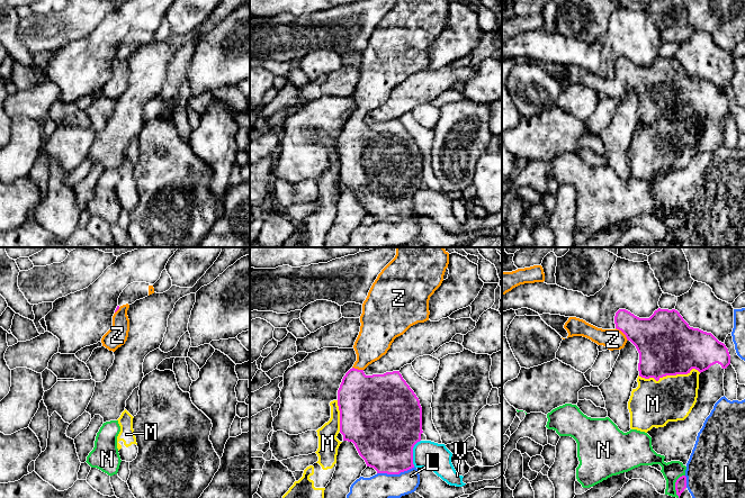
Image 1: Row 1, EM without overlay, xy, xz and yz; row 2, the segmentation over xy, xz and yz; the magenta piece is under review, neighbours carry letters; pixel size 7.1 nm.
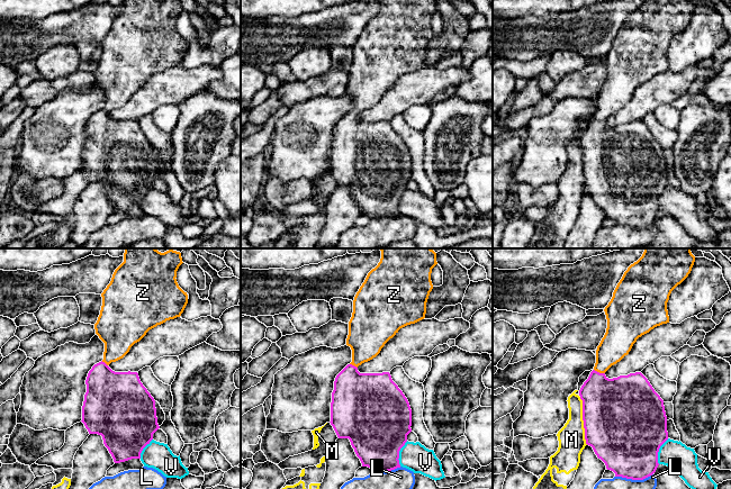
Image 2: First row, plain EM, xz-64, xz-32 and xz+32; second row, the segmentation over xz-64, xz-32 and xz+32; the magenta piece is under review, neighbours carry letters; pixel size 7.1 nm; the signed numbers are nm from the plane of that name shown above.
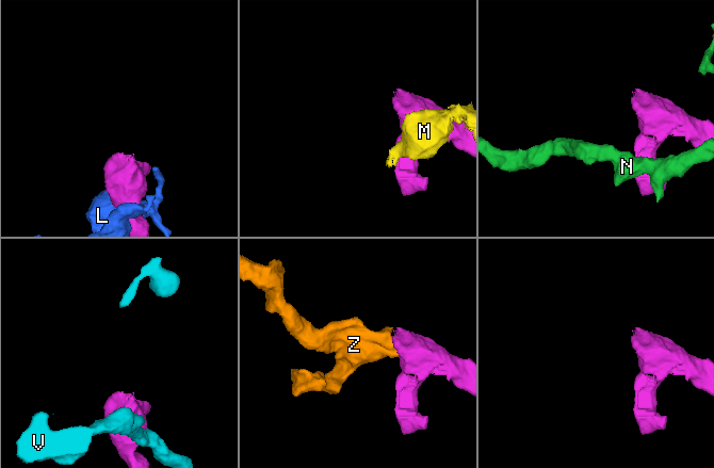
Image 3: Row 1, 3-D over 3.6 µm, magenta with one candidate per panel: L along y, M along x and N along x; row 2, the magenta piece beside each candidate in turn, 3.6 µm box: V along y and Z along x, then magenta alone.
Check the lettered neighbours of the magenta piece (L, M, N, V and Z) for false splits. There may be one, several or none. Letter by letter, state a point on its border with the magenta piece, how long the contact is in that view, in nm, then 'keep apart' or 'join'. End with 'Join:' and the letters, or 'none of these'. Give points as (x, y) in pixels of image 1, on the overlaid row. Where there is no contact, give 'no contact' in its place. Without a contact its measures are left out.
L: contact xz (395, 473); length 280 nm; keep apart
M: contact yz (669, 374); length 440 nm; keep apart
N: contact yz (675, 485); length 180 nm; keep apart
V: contact xz (412, 453); length 200 nm; keep apart
Z: contact yz (622, 332); length 130 nm; join
Join: Z

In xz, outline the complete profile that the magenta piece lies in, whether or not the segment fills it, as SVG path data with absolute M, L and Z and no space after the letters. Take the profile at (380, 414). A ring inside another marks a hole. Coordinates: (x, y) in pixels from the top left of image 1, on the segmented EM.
M396 247L395 257L378 274L362 304L360 332L353 345L357 361L343 377L338 390L340 433L343 435L343 441L354 444L367 467L374 468L377 473L400 474L414 468L413 447L421 441L423 433L422 407L400 371L366 375L363 370L385 355L394 339L411 326L429 320L430 297L441 286L448 264L449 253L443 247Z

